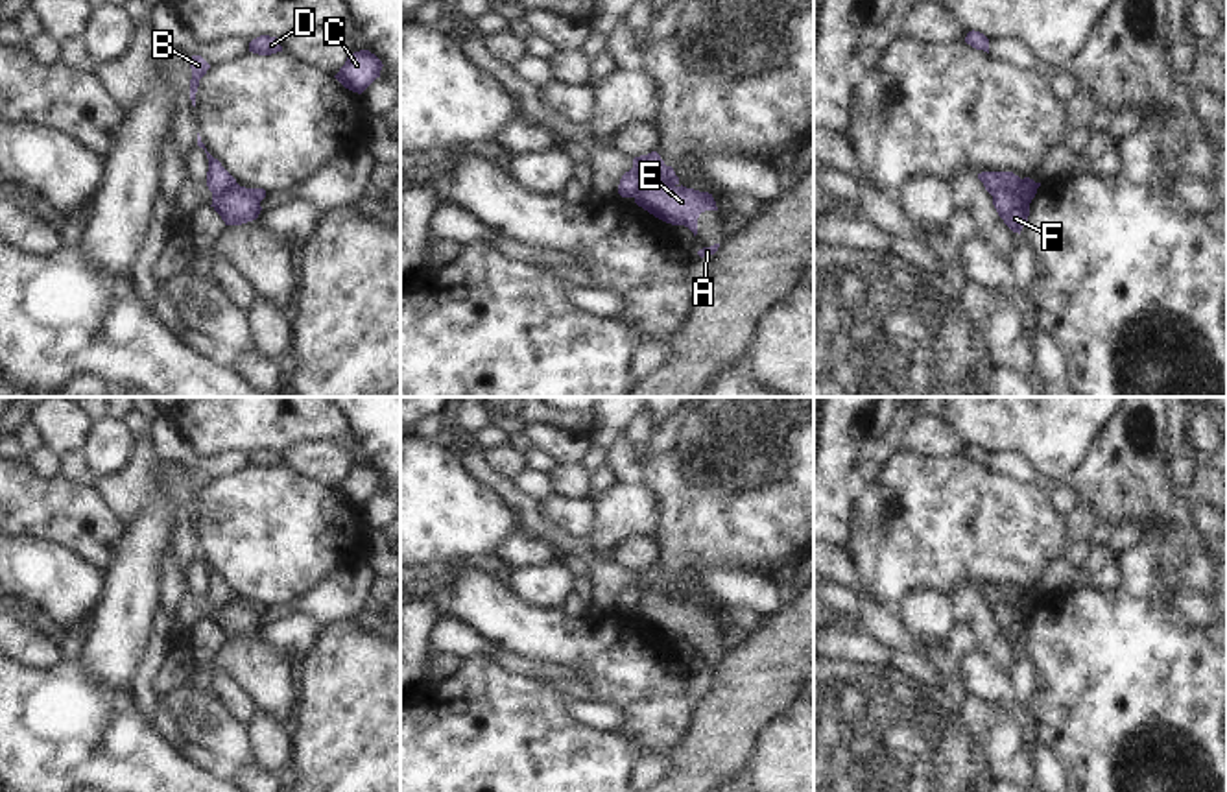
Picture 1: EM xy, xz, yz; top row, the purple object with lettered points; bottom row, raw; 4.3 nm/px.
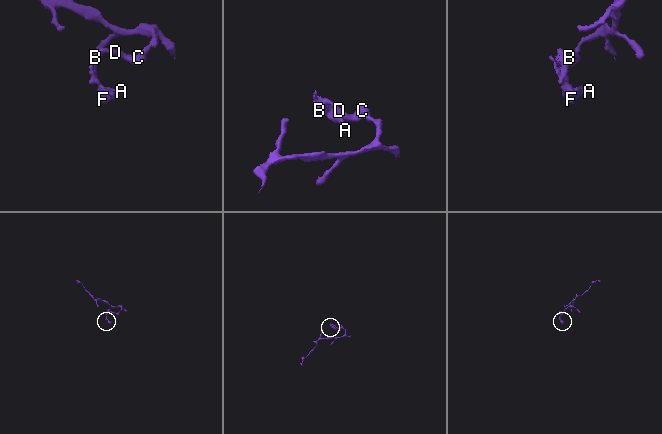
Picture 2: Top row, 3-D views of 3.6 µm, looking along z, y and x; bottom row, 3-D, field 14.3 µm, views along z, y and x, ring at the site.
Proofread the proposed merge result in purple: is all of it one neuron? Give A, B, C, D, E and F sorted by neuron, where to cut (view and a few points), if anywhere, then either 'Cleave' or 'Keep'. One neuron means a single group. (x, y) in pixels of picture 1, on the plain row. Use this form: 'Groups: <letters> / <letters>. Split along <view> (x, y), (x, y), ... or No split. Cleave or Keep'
Groups: A E F / B C D. Split along xz (630, 584), (643, 582), (674, 599). Cleave

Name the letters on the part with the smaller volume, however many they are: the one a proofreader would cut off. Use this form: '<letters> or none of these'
A, E, F

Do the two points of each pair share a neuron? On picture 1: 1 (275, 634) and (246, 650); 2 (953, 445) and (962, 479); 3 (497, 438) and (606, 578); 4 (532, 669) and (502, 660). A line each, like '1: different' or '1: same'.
1: different
2: different
3: different
4: same

